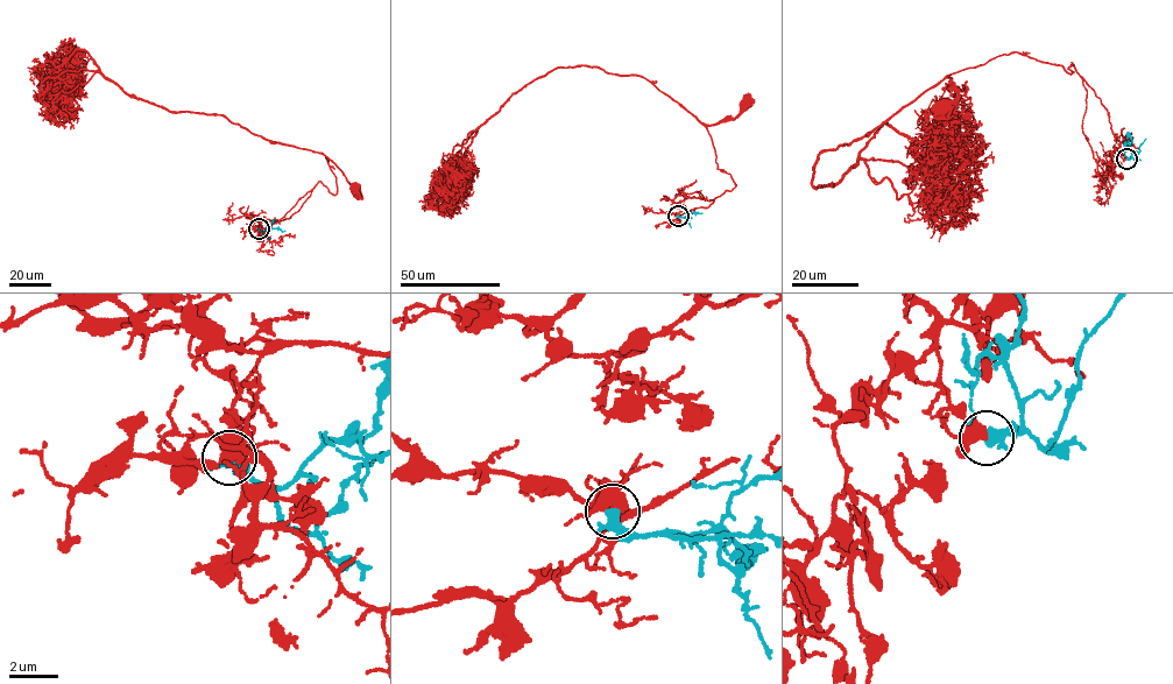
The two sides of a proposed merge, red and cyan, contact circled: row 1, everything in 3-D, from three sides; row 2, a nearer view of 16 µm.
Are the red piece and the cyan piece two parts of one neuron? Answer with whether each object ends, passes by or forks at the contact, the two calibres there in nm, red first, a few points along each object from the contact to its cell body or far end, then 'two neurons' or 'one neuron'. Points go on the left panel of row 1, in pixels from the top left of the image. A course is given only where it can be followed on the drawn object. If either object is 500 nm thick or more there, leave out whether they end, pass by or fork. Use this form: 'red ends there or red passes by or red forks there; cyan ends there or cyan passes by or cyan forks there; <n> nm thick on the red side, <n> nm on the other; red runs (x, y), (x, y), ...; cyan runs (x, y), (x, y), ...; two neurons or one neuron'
420 nm thick on the red side, 550 nm on the other; red runs (259, 228), (263, 219), (289, 219), (319, 181), (336, 194), (336, 178), (323, 154), (357, 187); cyan runs (259, 228), (284, 230); one neuron

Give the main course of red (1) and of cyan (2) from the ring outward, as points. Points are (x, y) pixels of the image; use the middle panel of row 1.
1: (678, 214), (707, 207), (736, 185), (730, 175), (718, 168), (707, 127), (734, 119), (746, 104)
2: (678, 216), (701, 213)

